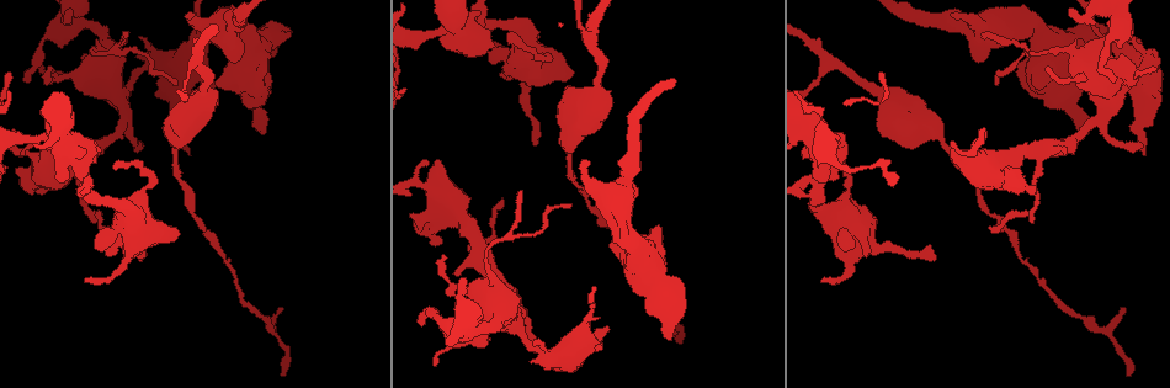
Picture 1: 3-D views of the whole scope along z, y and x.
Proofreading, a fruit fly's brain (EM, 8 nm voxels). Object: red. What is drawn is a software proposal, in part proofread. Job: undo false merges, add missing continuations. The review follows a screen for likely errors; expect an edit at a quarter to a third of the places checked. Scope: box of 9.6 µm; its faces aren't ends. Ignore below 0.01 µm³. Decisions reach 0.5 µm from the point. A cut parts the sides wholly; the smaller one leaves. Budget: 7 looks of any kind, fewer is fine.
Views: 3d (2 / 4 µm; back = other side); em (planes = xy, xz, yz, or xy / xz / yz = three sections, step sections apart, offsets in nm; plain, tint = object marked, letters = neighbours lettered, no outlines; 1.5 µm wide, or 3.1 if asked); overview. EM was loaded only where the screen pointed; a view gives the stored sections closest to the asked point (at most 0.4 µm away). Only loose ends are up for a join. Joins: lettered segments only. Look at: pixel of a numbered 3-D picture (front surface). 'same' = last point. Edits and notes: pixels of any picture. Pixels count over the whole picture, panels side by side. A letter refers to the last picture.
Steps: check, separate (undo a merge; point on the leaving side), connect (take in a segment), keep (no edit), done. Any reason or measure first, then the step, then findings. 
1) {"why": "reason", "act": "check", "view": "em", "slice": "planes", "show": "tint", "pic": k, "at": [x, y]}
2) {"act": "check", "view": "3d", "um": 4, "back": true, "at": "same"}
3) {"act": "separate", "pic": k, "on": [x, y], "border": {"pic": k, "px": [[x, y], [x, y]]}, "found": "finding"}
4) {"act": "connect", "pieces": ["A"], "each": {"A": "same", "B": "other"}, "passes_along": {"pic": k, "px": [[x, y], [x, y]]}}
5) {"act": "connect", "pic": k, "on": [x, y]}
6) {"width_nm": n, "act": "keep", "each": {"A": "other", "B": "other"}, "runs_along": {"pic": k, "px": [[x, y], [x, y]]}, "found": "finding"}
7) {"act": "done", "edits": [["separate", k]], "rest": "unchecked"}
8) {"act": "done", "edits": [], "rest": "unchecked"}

{"why": "thick end", "act": "check", "view": "3d", "um": 4, "pic": 1, "at": [1066, 154]}

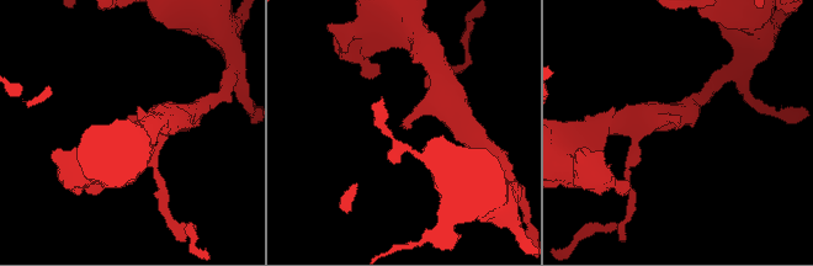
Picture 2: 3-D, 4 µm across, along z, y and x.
{"why": "need the tissue", "act": "check", "view": "em", "slice": "planes", "show": "letters", "pic": 2, "at": [401, 126]}

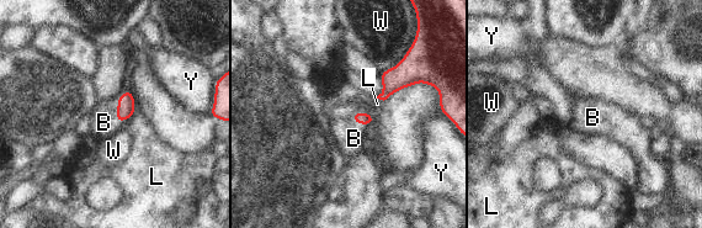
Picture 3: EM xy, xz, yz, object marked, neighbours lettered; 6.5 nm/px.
{"longest_contact_nm": ["W", 200], "act": "connect", "pieces": ["B"], "each": {"B": "same", "L": "other", "W": "other", "Y": "other"}, "passes_along": {"pic": 3, "px": [[362, 117], [360, 123], [354, 138]]}, "found": "the neuron continues"}

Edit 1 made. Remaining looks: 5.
{"why": "an open end", "act": "check", "view": "3d", "um": 4, "pic": 1, "at": [1144, 155]}

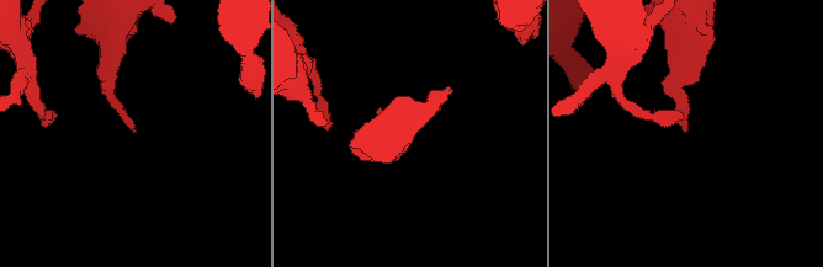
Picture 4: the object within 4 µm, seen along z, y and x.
{"why": "shape alone is not enough", "act": "check", "view": "em", "um": 3.1, "slice": "xz", "step": 8, "show": "tint", "pic": 4, "at": [131, 129]}

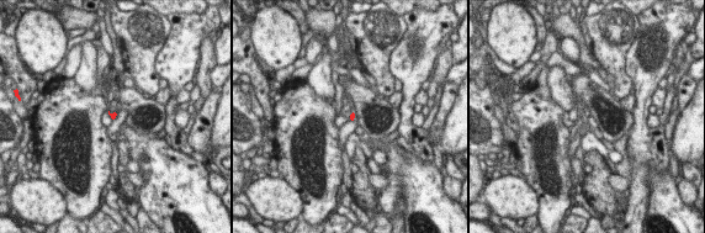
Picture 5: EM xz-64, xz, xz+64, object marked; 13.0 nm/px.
{"act": "check", "view": "em", "um": 3.1, "slice": "planes", "show": "letters", "at": "same"}

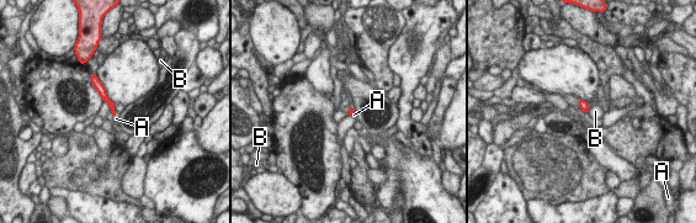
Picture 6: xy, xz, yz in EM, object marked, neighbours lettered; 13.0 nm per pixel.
{"act": "connect", "pieces": ["A"], "each": {"A": "same", "B": "other"}, "passes_along": {"pic": 6, "px": [[105, 97], [115, 113], [116, 118]]}, "found": "the neuron continues"}

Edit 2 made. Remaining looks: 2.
{"why": "tapers out", "act": "check", "view": "em", "slice": "planes", "show": "letters", "pic": 1, "at": [1046, 67]}

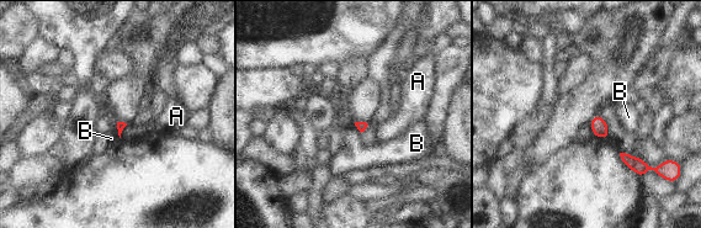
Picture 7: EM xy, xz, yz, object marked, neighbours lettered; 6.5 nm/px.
{"act": "keep", "each": {"A": "other", "B": "other"}, "border": {"pic": 7, "px": [[354, 122], [360, 132]]}, "found": "none of them fits"}

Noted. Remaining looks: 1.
{"act": "done", "edits": [["connect", 3], ["connect", 6]], "rest": "unchecked"}

